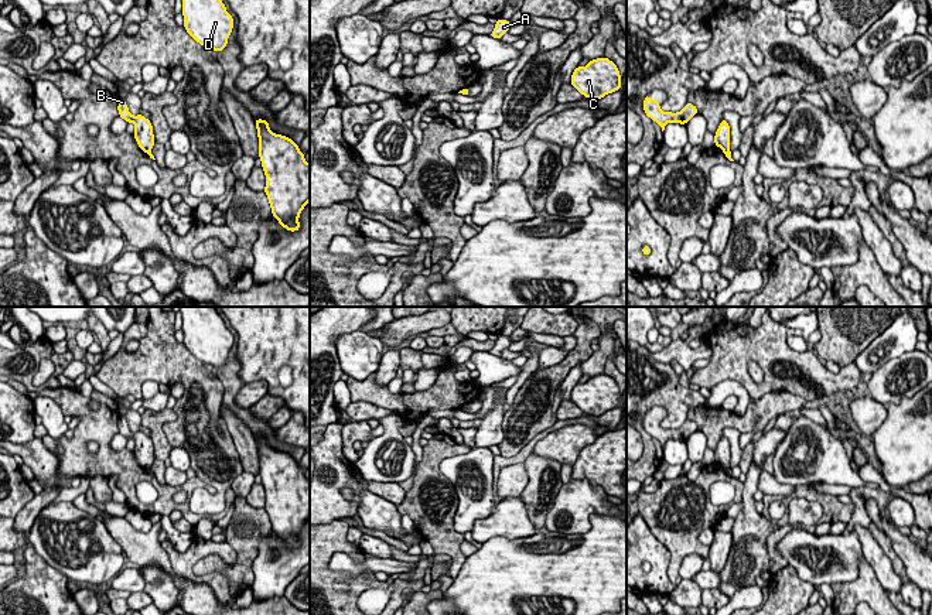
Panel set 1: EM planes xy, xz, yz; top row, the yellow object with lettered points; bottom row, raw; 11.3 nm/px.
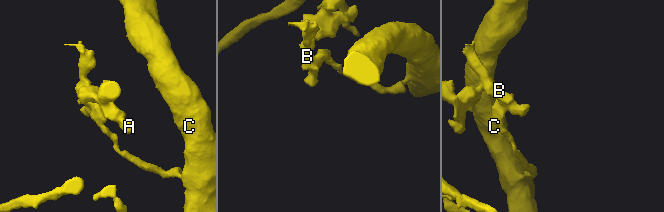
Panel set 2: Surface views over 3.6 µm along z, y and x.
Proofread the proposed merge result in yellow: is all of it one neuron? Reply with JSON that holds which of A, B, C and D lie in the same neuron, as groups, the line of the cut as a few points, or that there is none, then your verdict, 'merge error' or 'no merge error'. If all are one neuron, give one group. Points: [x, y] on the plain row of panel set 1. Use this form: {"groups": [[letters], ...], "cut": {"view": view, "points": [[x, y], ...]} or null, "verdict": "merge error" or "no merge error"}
{"groups": [["A", "B"], ["C", "D"]], "cut": {"view": "yz", "points": [[730, 468], [724, 470]]}, "verdict": "merge error"}

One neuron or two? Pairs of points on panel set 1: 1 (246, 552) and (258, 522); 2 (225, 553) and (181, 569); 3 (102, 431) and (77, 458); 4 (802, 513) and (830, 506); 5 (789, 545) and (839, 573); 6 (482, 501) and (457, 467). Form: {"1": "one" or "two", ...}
{"1": "one", "2": "one", "3": "one", "4": "two", "5": "one", "6": "one"}

